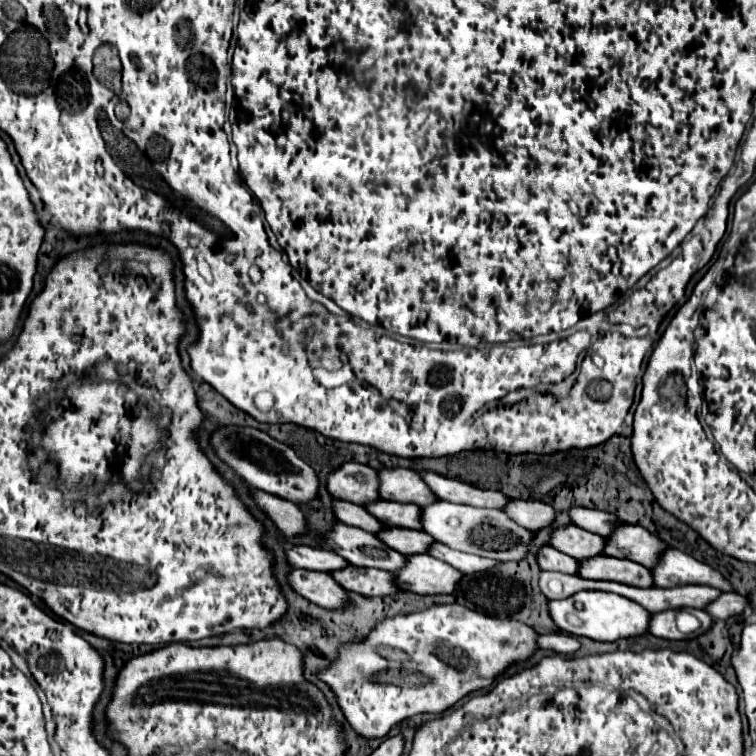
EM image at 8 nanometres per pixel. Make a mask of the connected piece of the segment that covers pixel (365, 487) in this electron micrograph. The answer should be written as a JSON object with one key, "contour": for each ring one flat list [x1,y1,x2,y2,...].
{"contour":[[342,463,338,469,328,473,326,487,332,497,344,499,356,505,376,501,376,469,362,463]]}

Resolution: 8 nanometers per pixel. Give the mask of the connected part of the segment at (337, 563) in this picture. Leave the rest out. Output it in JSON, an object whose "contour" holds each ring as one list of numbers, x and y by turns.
{"contour":[[296,545,292,549,286,549,286,559,292,567,312,569,312,571,336,571,336,567,346,567,340,559,340,555,332,555,332,551,308,547,308,545]]}

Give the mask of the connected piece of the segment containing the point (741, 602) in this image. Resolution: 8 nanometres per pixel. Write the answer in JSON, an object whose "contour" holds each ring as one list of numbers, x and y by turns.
{"contour":[[720,593,718,599,708,603,704,611,714,619,728,619,732,615,740,615,746,607,746,599,738,593]]}

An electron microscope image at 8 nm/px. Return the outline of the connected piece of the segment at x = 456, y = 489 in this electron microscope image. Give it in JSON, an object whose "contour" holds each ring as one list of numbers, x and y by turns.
{"contour":[[418,471,418,475,424,479,424,483,430,487,430,491,438,499,444,499,450,503,500,509,500,507,504,507,504,501,508,501,508,497,500,495,500,491,488,491,488,489,472,487,468,483,462,483,458,479,448,479,444,475,438,475,432,471]]}

